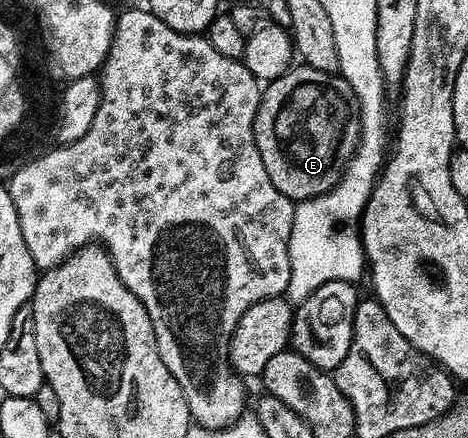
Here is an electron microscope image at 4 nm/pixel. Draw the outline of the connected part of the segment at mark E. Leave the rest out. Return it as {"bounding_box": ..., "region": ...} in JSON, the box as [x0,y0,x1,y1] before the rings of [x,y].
{"bounding_box":[253,64,361,203],"region":[[[298,64],[262,88],[253,134],[271,183],[295,203],[315,199],[339,183],[353,158],[361,138],[361,108],[340,75]]]}

